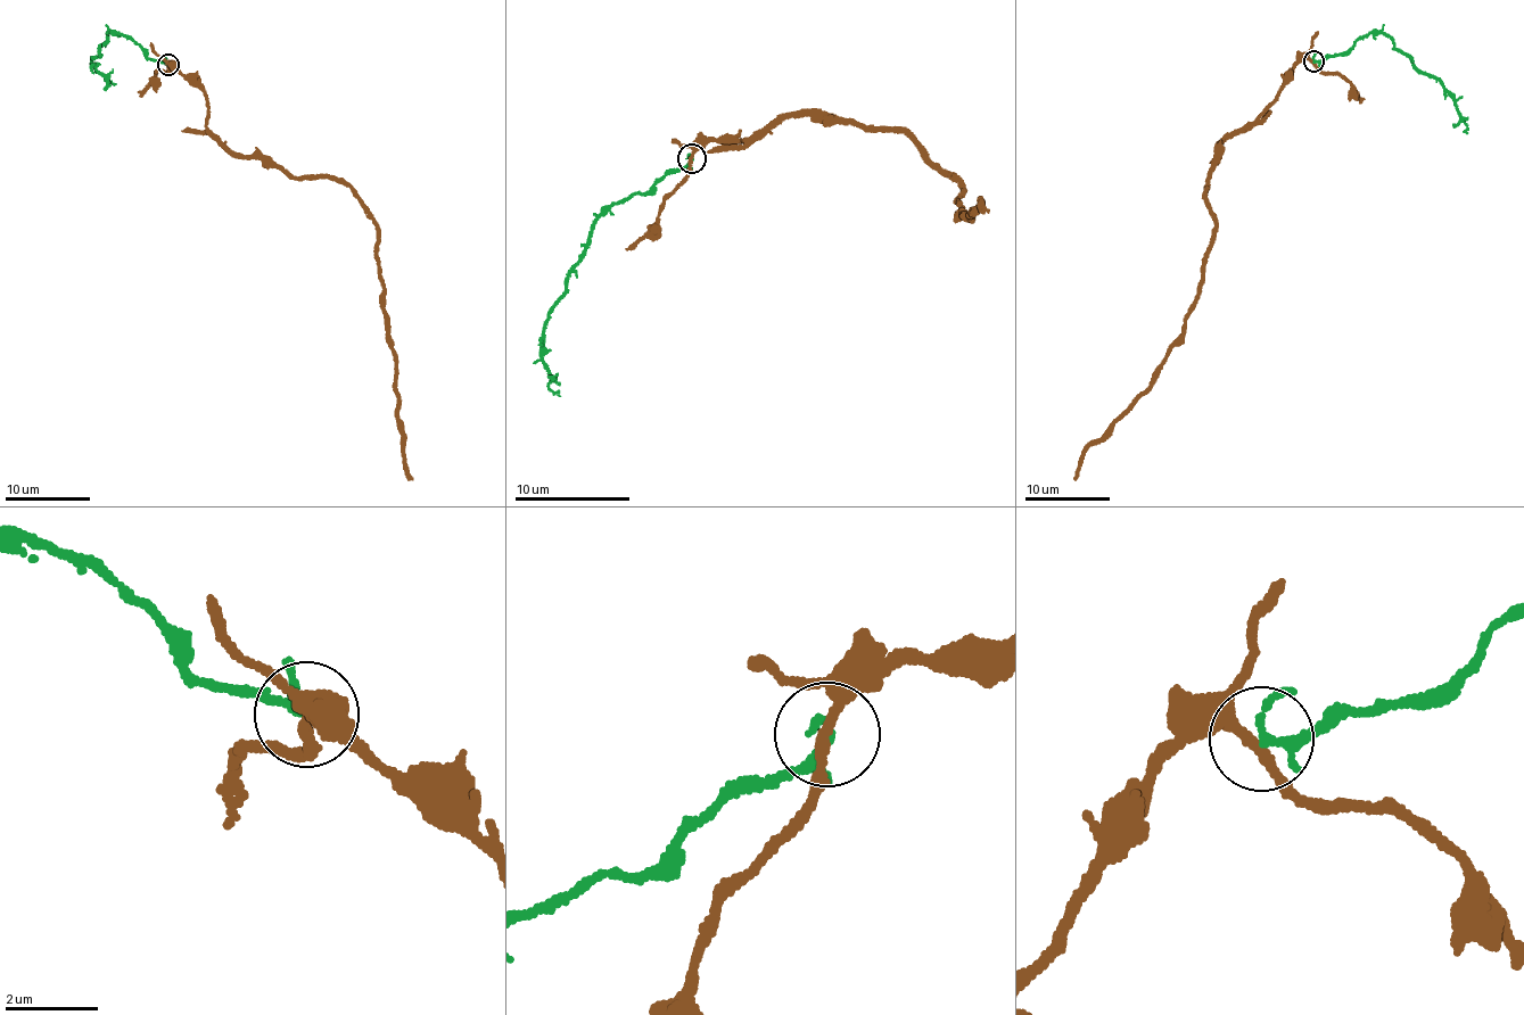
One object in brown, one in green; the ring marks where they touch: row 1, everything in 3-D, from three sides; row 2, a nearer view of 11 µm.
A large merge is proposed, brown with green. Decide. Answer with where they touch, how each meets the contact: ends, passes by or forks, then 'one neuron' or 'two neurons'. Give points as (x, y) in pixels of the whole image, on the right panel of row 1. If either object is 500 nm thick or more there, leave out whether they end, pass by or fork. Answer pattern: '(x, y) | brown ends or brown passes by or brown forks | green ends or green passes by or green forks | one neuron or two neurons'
(1314, 60) | brown passes by | green passes by | two neurons

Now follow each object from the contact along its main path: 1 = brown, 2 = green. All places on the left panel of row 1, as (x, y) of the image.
1: (167, 65), (194, 79), (206, 124), (235, 155), (327, 176), (372, 220), (413, 480)
2: (167, 64), (132, 39), (108, 33), (101, 55), (91, 58), (95, 69), (116, 84)

